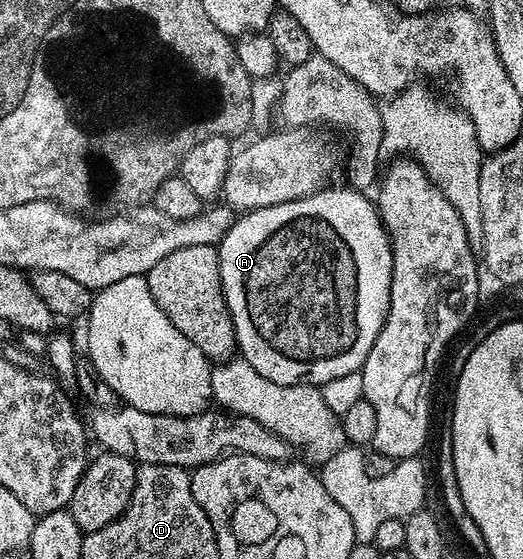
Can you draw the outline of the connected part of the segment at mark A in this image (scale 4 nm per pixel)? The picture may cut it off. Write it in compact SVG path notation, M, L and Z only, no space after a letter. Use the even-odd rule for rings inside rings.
M342 185L334 191L322 189L302 199L246 211L240 217L234 218L231 229L227 229L220 243L216 244L221 288L223 297L227 301L227 309L231 313L233 335L237 339L236 350L240 358L249 362L258 375L269 381L275 381L278 385L320 388L327 381L335 381L335 377L344 377L346 373L360 371L361 366L367 361L367 353L371 353L375 345L375 337L379 337L389 312L393 254L389 244L389 235L381 225L381 218L377 215L374 200L370 196L368 199L365 195L368 194Z

